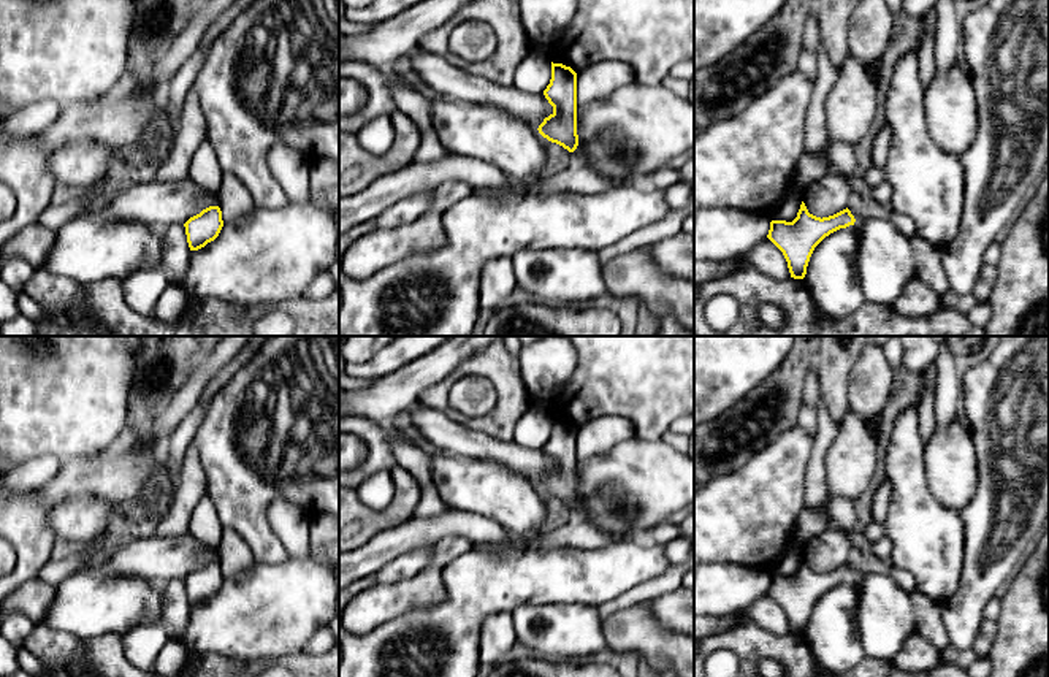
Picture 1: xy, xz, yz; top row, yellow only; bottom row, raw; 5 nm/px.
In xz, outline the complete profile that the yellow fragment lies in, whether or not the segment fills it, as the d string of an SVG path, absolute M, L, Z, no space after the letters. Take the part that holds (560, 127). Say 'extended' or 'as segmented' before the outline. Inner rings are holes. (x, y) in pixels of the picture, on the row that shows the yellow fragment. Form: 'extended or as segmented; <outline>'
as segmented; M551 62L551 79L544 95L553 106L553 113L539 125L539 133L574 152L578 146L577 73L570 67Z

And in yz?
as segmented; M802 201L792 222L772 220L767 238L783 252L791 277L803 279L814 247L830 233L854 225L856 219L846 208L829 217L816 217Z

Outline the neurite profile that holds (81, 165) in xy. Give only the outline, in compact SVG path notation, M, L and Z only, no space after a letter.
M76 143L49 155L49 170L55 184L89 190L106 171L109 146Z

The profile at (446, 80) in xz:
M418 48L410 54L410 59L414 71L441 97L491 105L496 109L512 113L536 128L553 114L553 106L544 94L534 95L521 92L515 86L499 86L483 76L450 65L442 55Z

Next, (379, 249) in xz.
M458 179L442 182L433 190L429 211L418 220L399 228L377 230L355 241L344 254L342 271L361 281L399 260L437 251L445 243L442 212L472 192L472 186Z

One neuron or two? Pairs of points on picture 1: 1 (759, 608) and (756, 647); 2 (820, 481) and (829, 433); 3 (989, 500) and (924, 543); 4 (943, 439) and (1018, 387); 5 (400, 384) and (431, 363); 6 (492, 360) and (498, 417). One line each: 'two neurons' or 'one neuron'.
1: two neurons
2: one neuron
3: two neurons
4: two neurons
5: one neuron
6: one neuron

